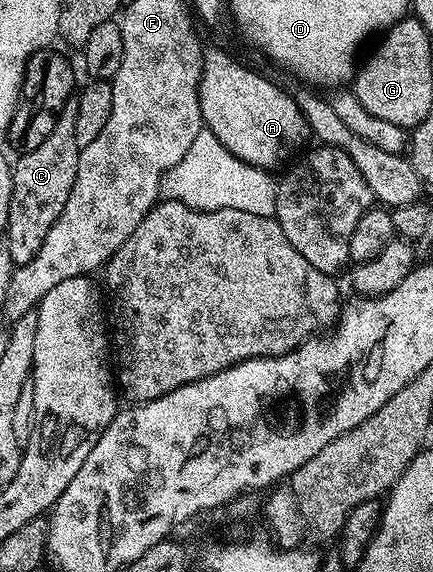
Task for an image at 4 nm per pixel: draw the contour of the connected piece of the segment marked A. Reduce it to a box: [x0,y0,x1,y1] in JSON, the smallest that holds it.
[198,48,311,170]

